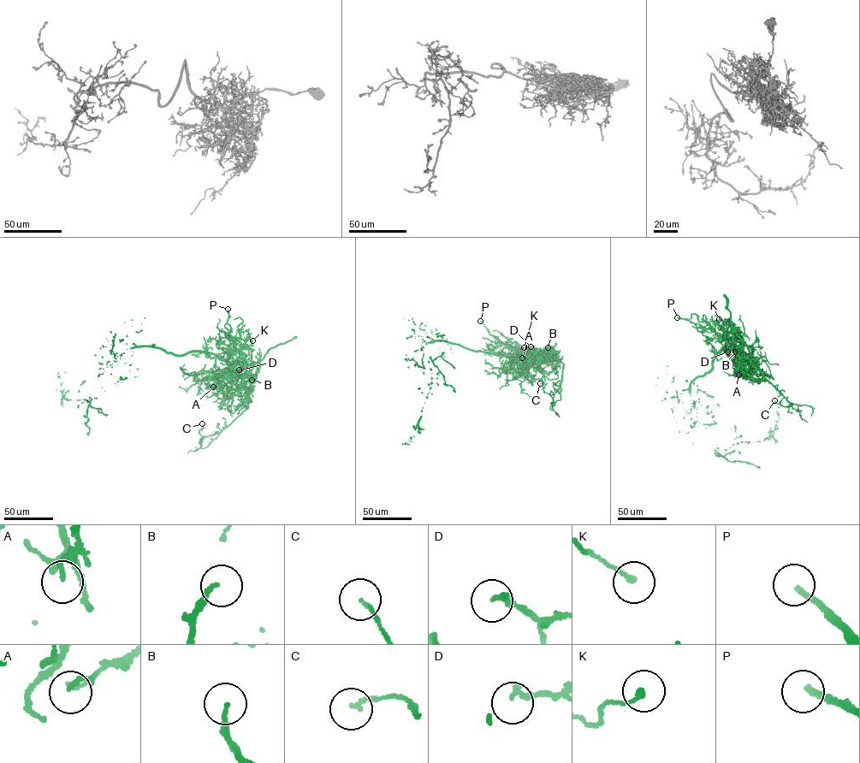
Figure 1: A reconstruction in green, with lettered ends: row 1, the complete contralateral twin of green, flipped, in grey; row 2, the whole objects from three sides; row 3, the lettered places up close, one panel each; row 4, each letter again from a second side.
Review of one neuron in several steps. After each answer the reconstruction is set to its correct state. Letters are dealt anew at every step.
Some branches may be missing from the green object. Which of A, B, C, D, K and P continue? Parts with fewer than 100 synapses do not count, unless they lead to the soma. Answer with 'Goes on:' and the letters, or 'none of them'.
Goes on: none of them

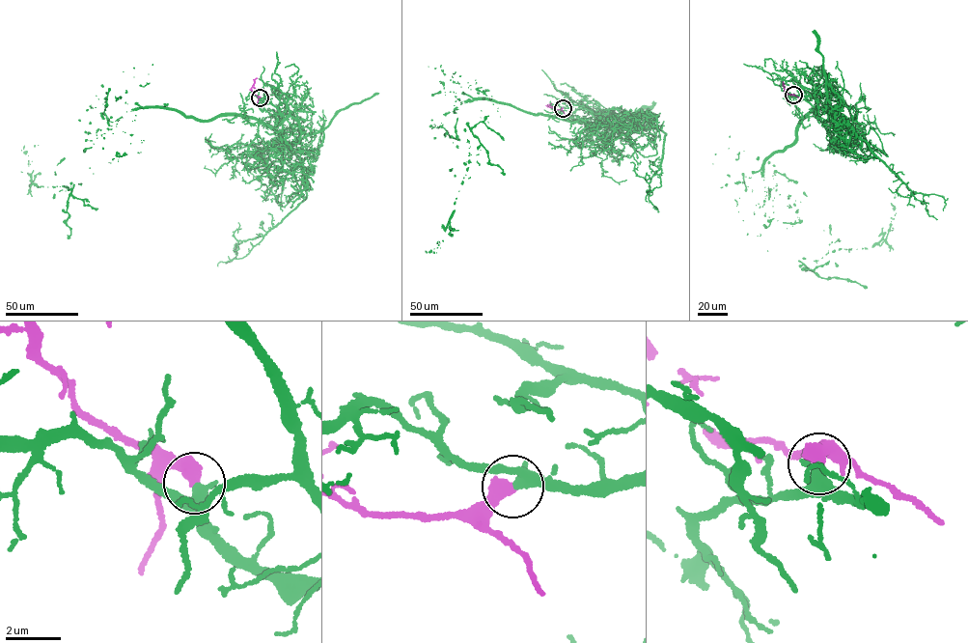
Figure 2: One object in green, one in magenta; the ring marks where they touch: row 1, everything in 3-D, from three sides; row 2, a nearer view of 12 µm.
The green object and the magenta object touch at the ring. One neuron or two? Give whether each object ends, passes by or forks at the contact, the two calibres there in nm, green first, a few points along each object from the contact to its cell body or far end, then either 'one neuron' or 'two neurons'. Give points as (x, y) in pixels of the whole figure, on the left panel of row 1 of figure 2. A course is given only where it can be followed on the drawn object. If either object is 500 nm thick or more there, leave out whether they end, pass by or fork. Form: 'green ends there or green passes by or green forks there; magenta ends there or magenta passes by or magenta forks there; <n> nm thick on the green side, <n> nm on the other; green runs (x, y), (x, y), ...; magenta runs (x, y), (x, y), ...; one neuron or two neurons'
320 nm thick on the green side, 550 nm on the other; green runs (260, 97), (281, 113), (275, 126), (126, 111), (67, 187), (30, 185), (38, 145); magenta runs (260, 97), (252, 92), (256, 78); one neuron

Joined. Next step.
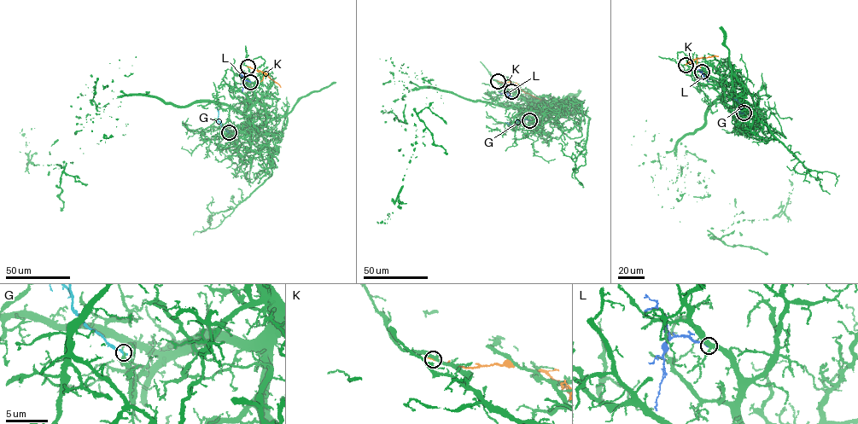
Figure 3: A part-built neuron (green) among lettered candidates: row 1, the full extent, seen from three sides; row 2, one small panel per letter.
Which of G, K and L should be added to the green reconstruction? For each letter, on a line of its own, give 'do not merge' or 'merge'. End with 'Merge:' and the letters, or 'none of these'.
G: do not merge
K: do not merge
L: do not merge
Merge: none of these

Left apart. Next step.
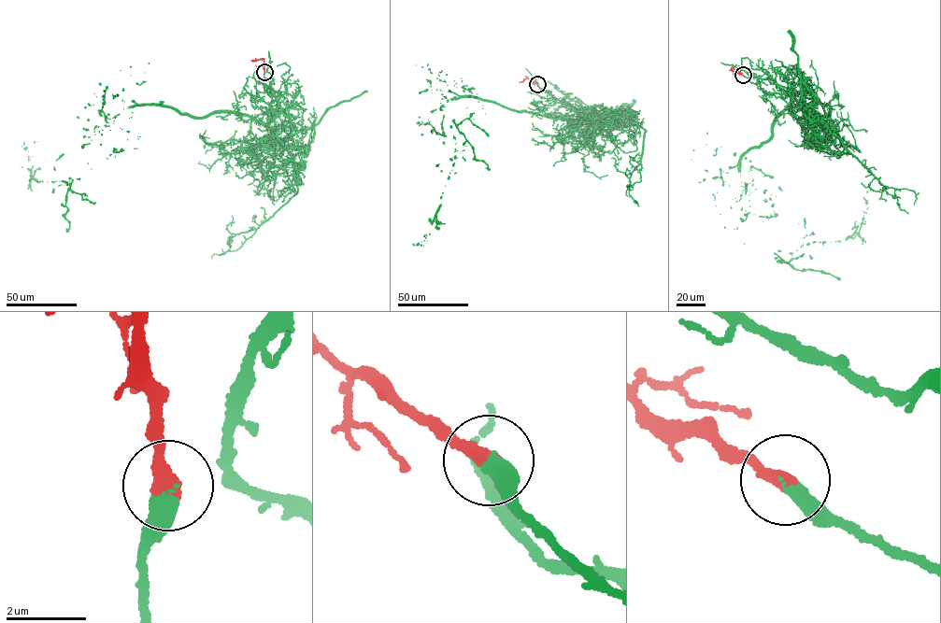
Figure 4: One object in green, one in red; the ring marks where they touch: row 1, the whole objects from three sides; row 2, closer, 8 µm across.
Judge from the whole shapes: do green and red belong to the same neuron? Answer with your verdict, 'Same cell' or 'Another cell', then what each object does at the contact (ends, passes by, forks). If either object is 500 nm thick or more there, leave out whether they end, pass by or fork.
Same cell. At the ring green ends. At the ring red ends

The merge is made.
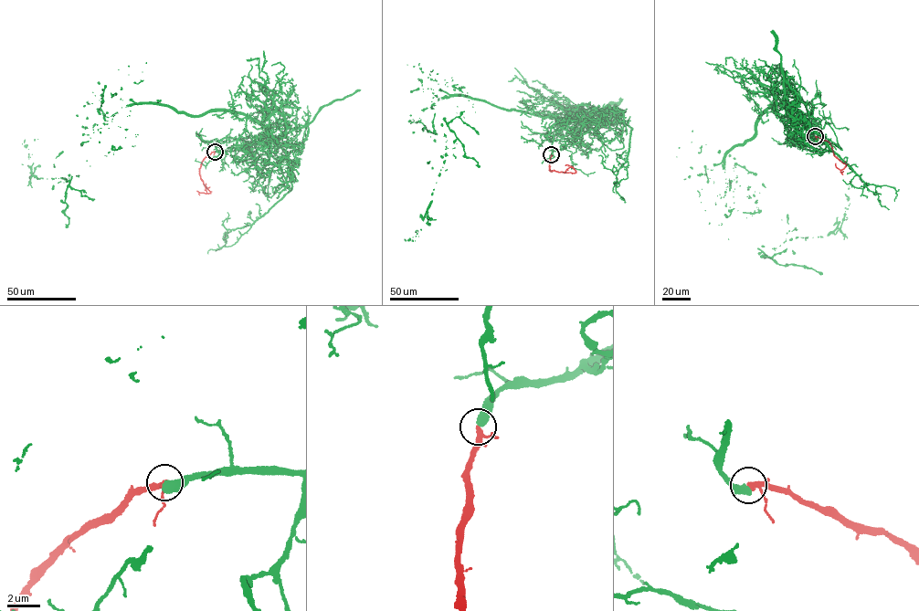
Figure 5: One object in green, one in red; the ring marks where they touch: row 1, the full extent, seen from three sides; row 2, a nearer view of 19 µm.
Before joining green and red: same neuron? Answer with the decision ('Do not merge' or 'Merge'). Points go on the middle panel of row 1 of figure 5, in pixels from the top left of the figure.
Merge

